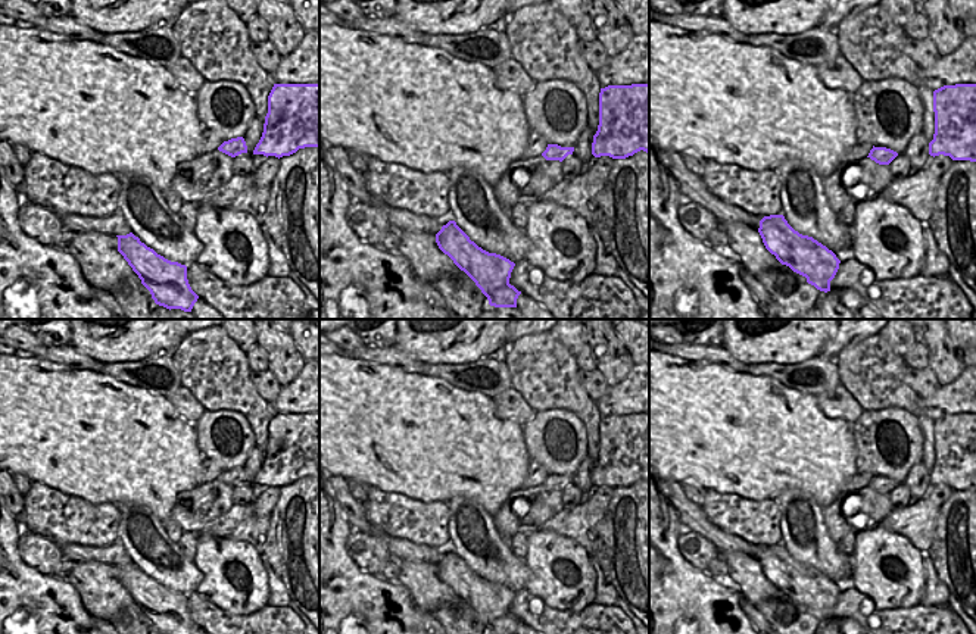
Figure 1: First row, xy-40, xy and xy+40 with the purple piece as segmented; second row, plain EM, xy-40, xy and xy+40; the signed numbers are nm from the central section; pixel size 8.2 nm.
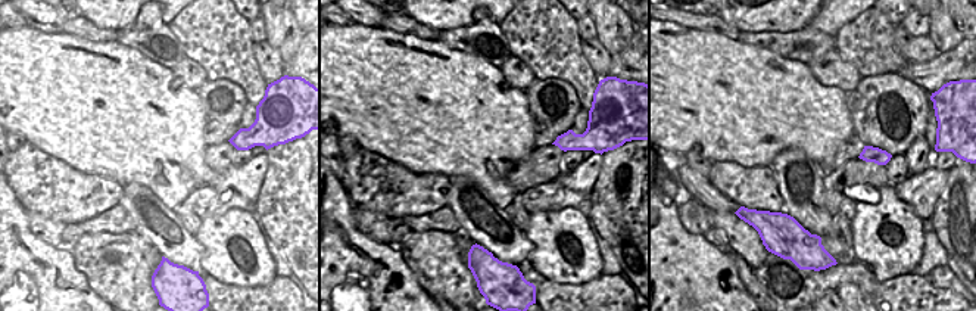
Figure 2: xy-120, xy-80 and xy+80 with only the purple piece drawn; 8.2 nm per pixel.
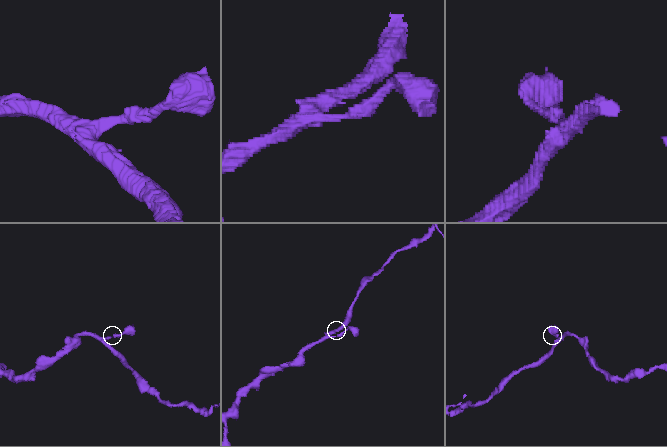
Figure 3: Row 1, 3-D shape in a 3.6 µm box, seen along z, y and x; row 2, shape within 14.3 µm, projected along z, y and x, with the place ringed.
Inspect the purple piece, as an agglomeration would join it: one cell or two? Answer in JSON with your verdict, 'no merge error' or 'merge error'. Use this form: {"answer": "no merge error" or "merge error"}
{"answer": "no merge error"}

